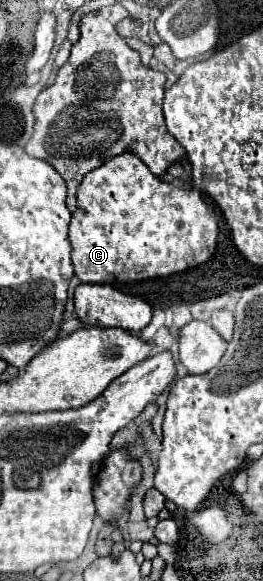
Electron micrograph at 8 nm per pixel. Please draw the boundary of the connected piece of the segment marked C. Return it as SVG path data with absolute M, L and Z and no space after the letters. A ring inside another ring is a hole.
M123 153L87 173L77 189L77 209L71 215L71 263L81 283L131 283L173 275L205 263L217 247L217 221L199 191L155 177L133 153Z

